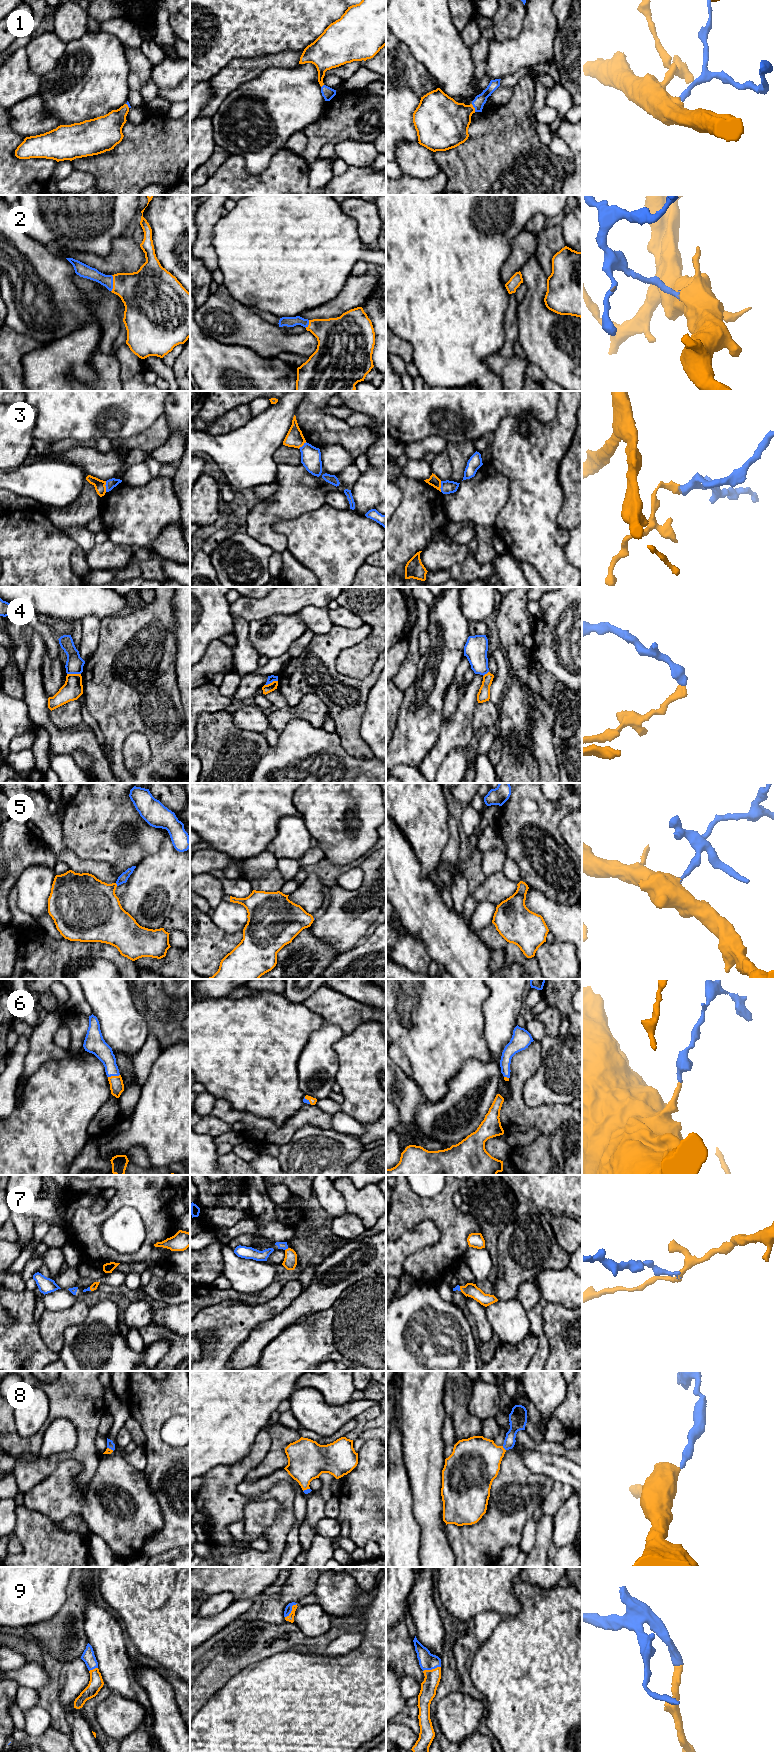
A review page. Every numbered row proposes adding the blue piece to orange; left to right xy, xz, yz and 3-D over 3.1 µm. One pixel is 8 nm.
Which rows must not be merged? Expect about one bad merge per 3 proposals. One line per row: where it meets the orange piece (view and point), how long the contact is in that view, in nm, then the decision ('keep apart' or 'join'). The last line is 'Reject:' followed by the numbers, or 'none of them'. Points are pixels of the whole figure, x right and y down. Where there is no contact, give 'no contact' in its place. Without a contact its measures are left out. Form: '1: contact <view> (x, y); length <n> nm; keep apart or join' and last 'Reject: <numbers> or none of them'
1: contact yz (474, 108); length 70 nm; join
2: contact xy (113, 283); length 140 nm; join
3: contact xy (105, 486); length 90 nm; keep apart
4: contact xy (74, 674); length 110 nm; keep apart
5: contact xy (116, 884); length 30 nm; join
6: contact xy (113, 1076); length 100 nm; join
7: contact xz (286, 1249); length 40 nm; join
8: contact yz (503, 1448); length 50 nm; join
9: contact xz (292, 1610); length 150 nm; join
Reject: 3, 4

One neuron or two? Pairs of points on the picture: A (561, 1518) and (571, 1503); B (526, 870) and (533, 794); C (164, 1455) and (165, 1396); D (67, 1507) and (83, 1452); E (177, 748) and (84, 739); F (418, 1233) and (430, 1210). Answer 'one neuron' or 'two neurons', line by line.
A: one neuron
B: one neuron
C: one neuron
D: two neurons
E: two neurons
F: two neurons

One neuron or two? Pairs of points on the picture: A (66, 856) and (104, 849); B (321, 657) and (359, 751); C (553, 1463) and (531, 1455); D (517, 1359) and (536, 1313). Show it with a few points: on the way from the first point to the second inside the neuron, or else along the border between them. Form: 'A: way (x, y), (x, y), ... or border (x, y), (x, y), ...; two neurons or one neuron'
A: border (68, 848), (80, 858), (99, 860); two neurons
B: way (329, 680), (345, 698), (348, 728); one neuron
C: way (548, 1463), (540, 1463), (536, 1460); one neuron
D: border (530, 1333), (537, 1339), (537, 1350), (531, 1357); two neurons

